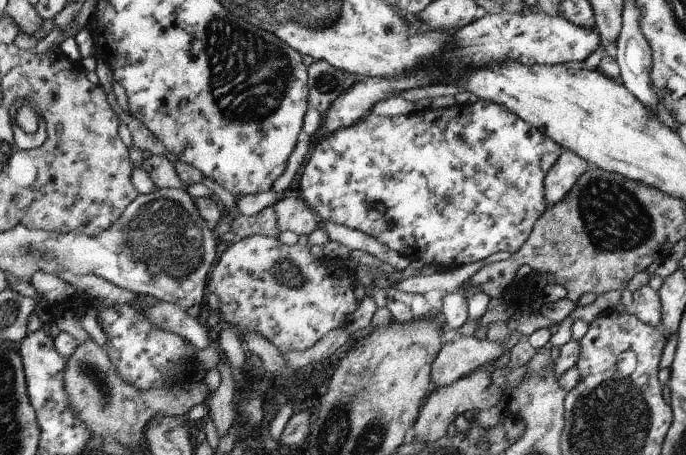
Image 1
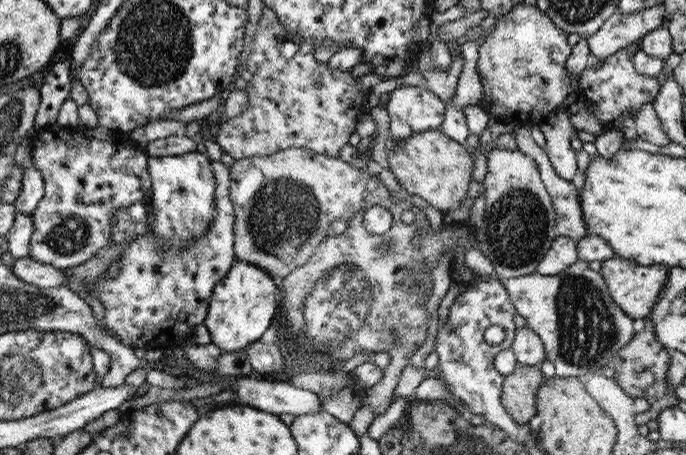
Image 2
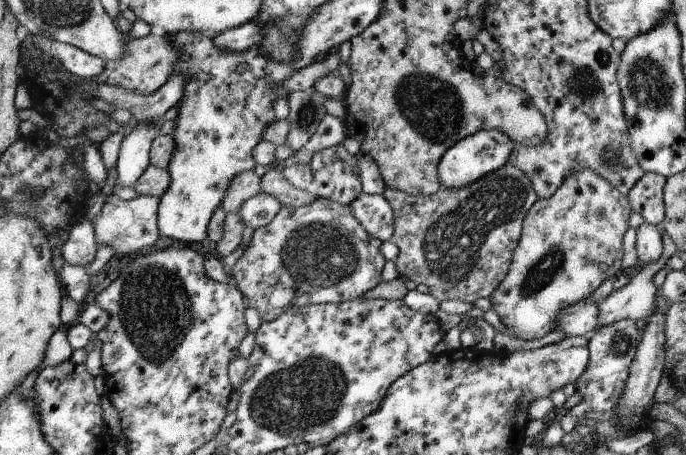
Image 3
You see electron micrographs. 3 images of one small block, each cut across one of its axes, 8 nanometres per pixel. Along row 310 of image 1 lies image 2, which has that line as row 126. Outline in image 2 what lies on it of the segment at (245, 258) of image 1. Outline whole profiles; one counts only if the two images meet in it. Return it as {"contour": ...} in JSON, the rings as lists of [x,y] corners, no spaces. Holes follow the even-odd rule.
{"contour":[[[262,4],[262,17],[258,26],[246,64],[248,72],[252,73],[252,79],[247,82],[245,91],[248,100],[246,111],[240,117],[233,117],[218,126],[215,142],[220,144],[224,153],[230,154],[236,161],[248,157],[270,156],[293,146],[307,148],[332,158],[338,157],[340,149],[348,144],[354,128],[358,126],[358,113],[364,111],[363,102],[369,90],[358,91],[355,85],[357,78],[350,75],[350,68],[337,70],[327,66],[327,62],[318,63],[314,60],[318,47],[304,41],[300,34],[287,32],[268,5]]]}

